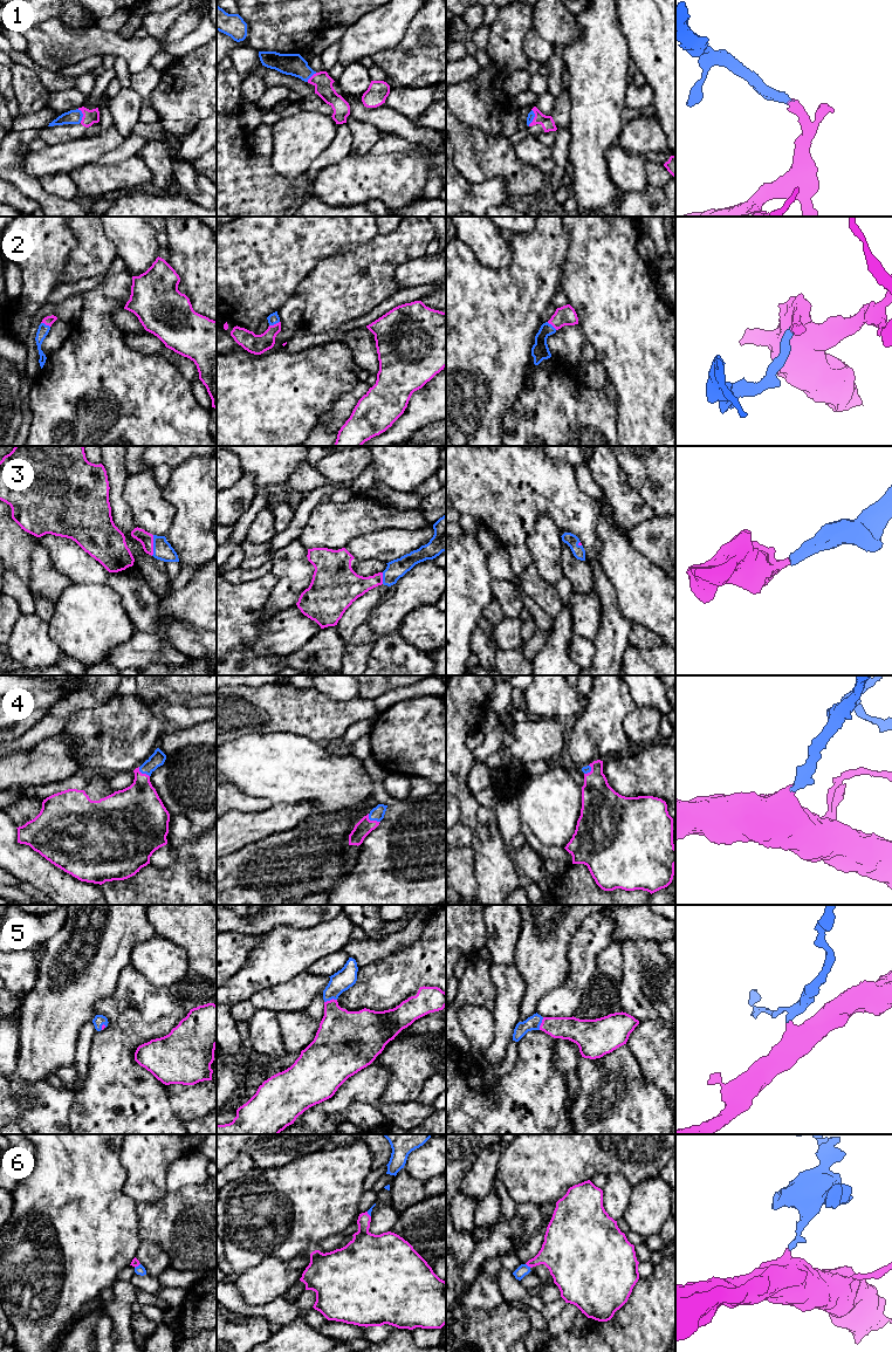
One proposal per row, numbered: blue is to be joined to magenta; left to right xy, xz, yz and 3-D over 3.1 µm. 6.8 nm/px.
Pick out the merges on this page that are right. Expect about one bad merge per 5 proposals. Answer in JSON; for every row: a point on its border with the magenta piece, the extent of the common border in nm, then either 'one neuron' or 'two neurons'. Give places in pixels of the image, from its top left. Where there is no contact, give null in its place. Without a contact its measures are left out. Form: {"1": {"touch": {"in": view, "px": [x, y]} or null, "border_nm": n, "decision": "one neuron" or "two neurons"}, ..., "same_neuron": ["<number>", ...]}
{"1": {"touch": {"in": "xy", "px": [83, 115]}, "border_nm": 100, "decision": "one neuron"}, "2": {"touch": {"in": "xz", "px": [274, 324]}, "border_nm": 80, "decision": "one neuron"}, "3": {"touch": {"in": "xy", "px": [152, 546]}, "border_nm": 140, "decision": "one neuron"}, "4": {"touch": {"in": "xz", "px": [372, 821]}, "border_nm": 110, "decision": "one neuron"}, "5": {"touch": {"in": "xz", "px": [330, 1000]}, "border_nm": 90, "decision": "one neuron"}, "6": {"touch": {"in": "yz", "px": [528, 1265]}, "border_nm": 50, "decision": "one neuron"}, "same_neuron": ["1", "2", "3", "4", "5", "6"]}

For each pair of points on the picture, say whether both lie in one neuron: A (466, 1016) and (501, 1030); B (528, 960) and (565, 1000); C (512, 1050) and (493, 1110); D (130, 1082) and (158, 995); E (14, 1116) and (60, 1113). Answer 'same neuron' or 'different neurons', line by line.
A: different neurons
B: different neurons
C: different neurons
D: same neuron
E: same neuron

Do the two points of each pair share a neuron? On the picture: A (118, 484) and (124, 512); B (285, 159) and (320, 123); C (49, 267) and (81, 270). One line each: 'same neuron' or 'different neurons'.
A: same neuron
B: same neuron
C: different neurons

